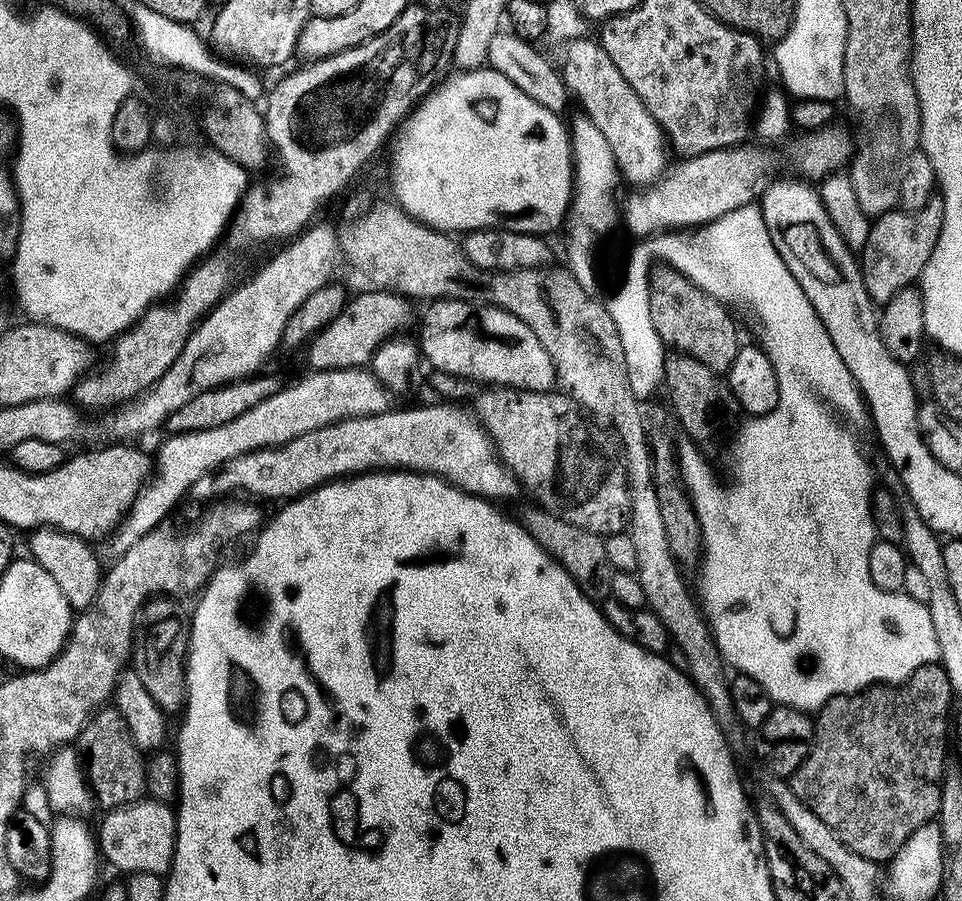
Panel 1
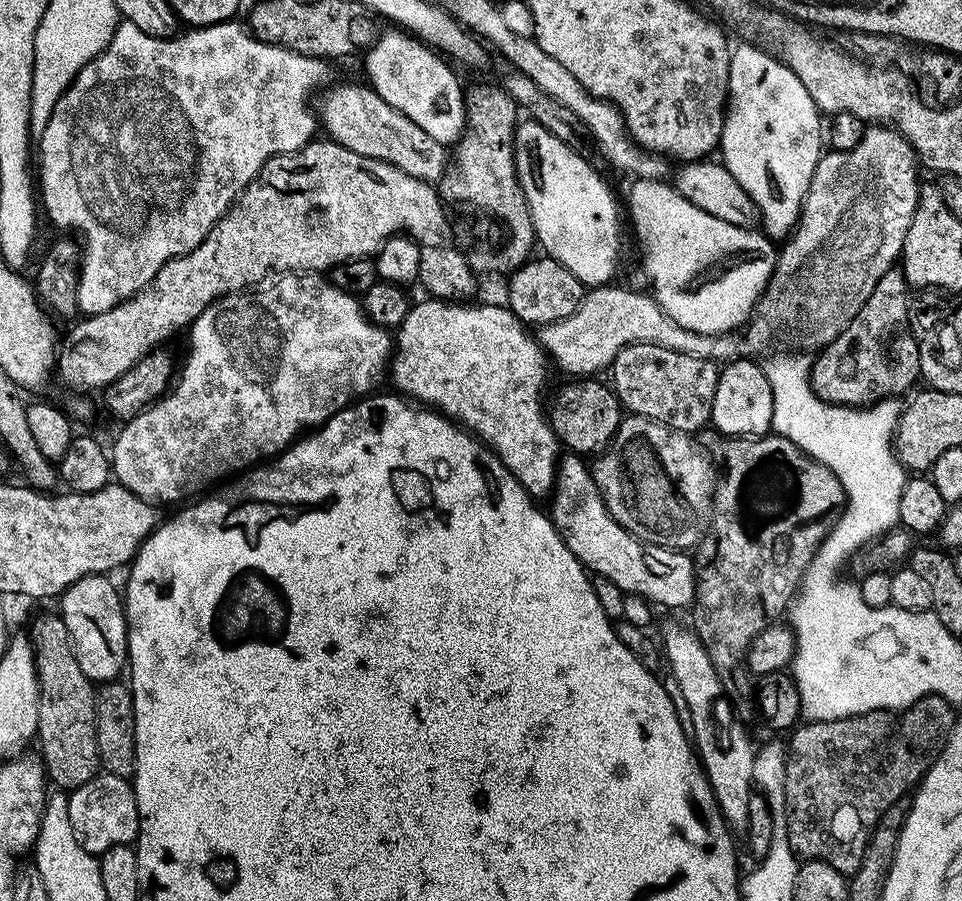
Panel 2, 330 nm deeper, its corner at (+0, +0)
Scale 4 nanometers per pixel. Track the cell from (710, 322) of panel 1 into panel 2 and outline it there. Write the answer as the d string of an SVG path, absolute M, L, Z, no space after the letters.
M631 344L622 349L610 365L610 387L620 399L623 411L634 416L645 416L673 428L676 432L696 434L703 424L707 425L712 419L714 406L714 390L718 386L720 373L717 365L710 360L690 358L690 354L678 354L678 350L666 350L666 346L653 344Z

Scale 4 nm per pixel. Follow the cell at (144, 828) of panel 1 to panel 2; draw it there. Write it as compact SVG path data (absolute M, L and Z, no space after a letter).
M97 774L90 782L71 789L67 793L70 806L70 826L74 826L74 834L78 842L87 852L99 854L110 850L114 846L123 844L135 845L136 836L140 832L140 819L138 818L138 802L131 783L122 776Z

